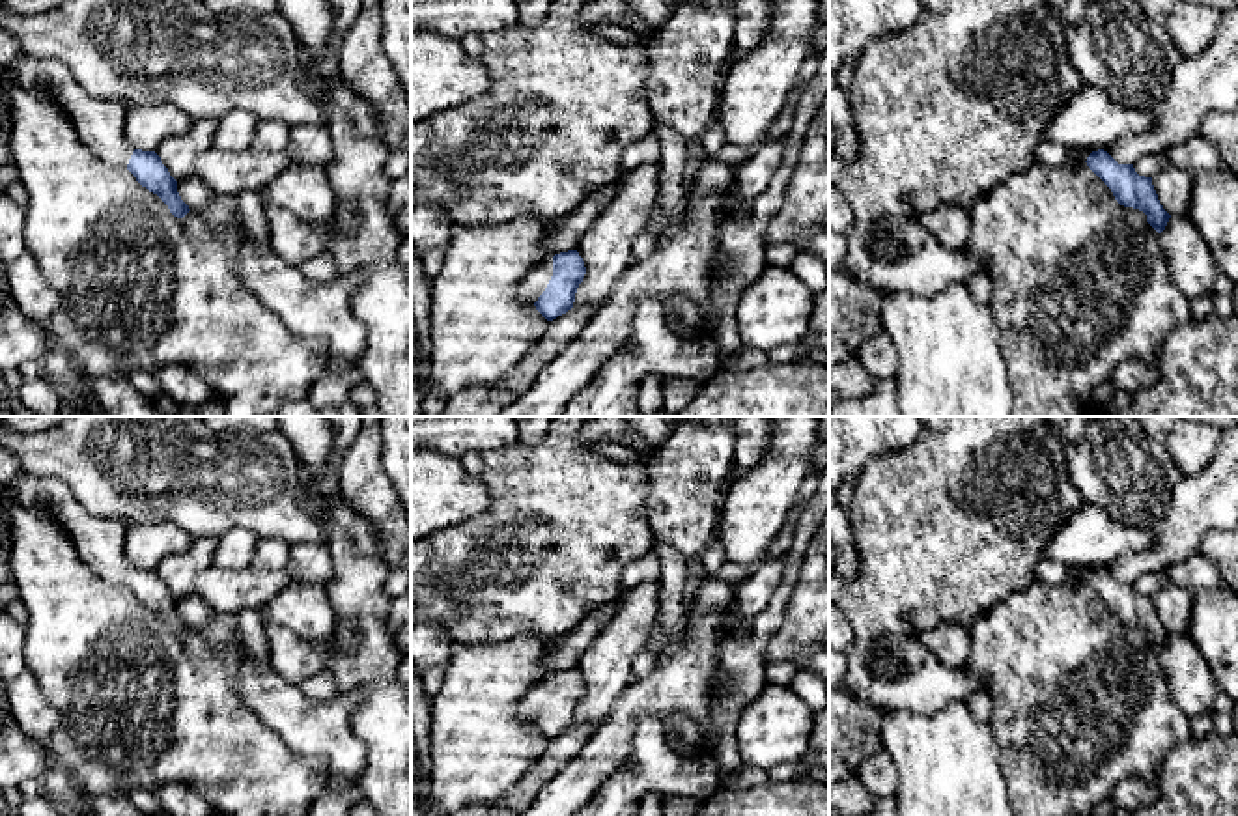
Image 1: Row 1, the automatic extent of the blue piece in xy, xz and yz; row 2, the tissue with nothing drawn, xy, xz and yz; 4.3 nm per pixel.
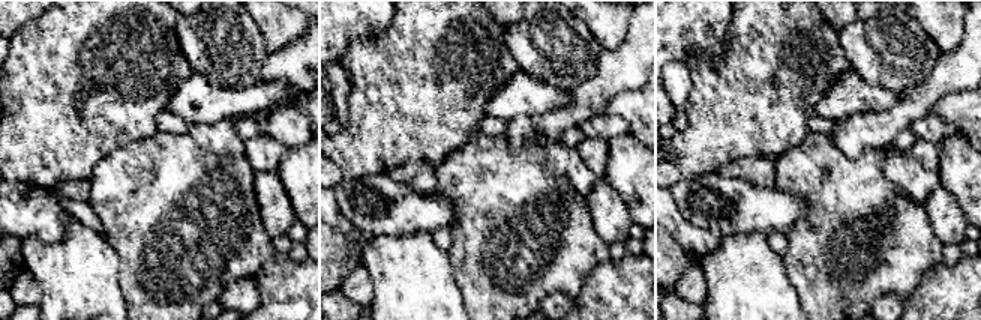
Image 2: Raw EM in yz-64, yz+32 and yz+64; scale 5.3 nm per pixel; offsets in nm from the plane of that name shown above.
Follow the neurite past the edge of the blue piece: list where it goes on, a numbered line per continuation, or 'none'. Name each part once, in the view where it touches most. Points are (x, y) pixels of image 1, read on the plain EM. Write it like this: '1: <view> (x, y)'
1: xz (534, 701)

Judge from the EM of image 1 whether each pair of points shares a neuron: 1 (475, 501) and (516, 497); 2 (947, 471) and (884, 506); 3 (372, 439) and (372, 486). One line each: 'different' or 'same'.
1: different
2: same
3: same

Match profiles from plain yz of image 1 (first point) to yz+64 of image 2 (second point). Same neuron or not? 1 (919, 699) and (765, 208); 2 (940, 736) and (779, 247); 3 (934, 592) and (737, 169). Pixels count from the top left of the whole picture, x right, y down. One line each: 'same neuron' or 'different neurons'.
1: same neuron
2: different neurons
3: different neurons

